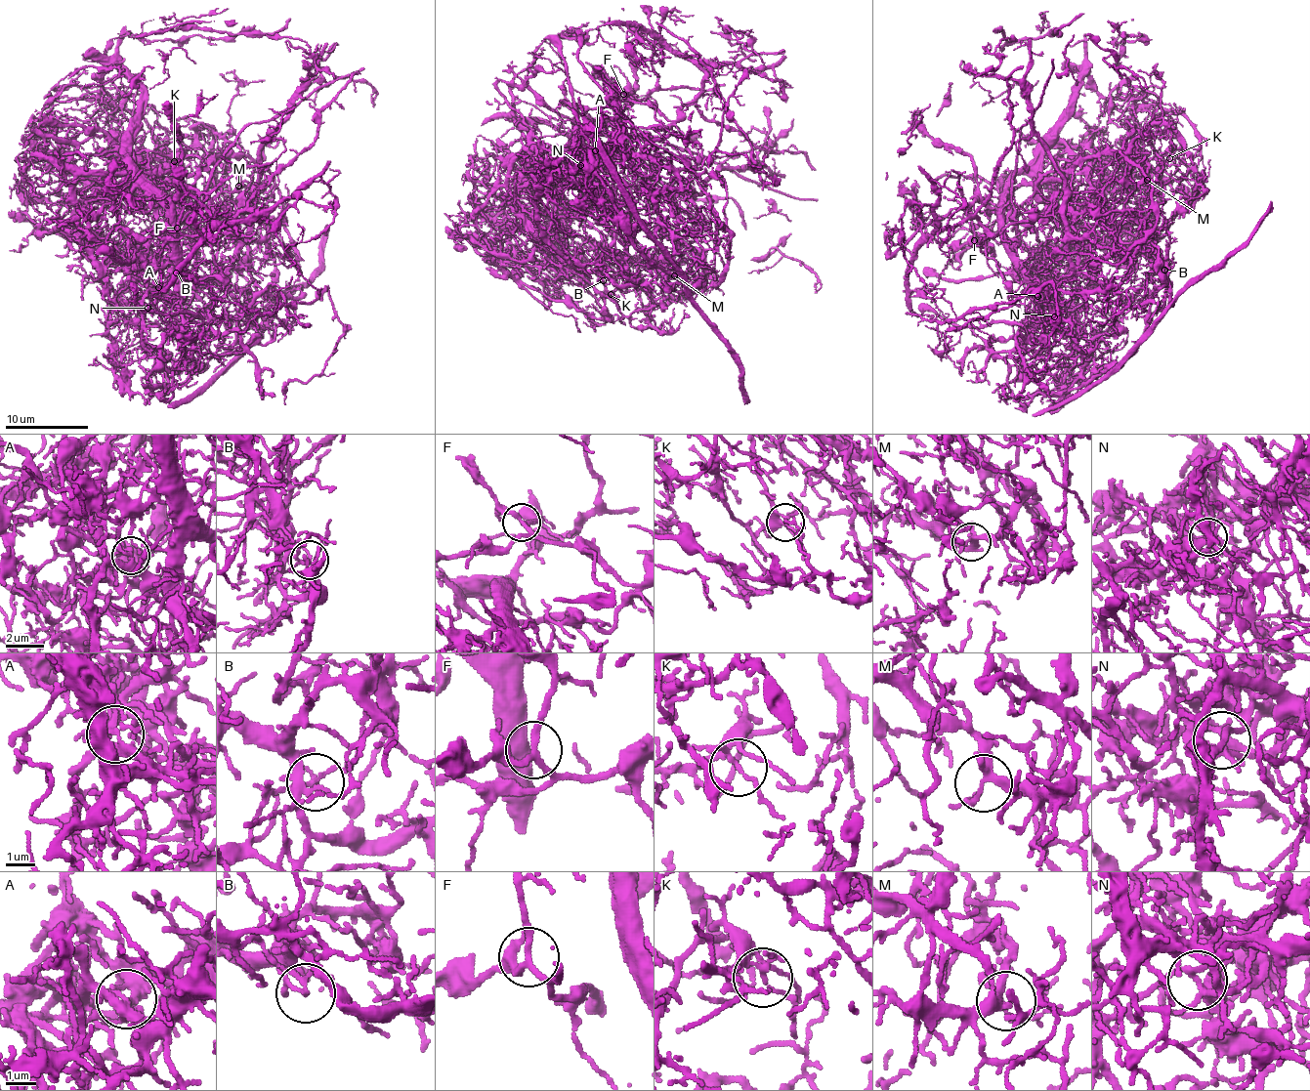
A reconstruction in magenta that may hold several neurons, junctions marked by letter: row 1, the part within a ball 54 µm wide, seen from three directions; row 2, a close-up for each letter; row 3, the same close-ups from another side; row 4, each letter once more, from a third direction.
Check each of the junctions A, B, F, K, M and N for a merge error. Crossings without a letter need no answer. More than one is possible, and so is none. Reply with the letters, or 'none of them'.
A, B, N

